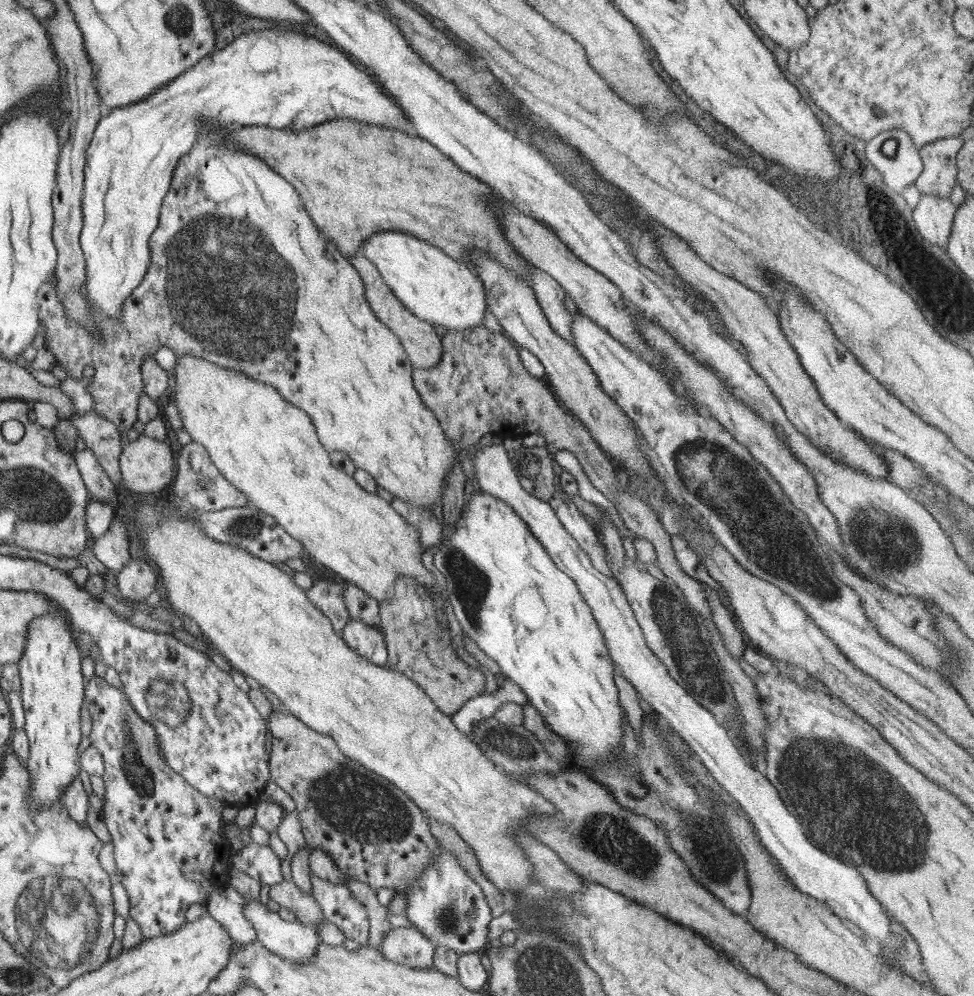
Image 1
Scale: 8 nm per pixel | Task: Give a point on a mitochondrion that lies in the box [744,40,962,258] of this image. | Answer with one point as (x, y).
(885, 213)

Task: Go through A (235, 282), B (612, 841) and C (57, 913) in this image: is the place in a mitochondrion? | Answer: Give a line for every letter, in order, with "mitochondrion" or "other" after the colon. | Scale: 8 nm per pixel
A: mitochondrion
B: mitochondrion
C: mitochondrion

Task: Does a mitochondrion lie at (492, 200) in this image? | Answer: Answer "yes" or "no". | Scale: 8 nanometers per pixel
no

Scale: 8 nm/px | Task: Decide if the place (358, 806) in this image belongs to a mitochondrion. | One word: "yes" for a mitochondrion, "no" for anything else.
yes

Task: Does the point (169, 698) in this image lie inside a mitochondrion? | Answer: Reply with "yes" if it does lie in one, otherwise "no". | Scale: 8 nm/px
yes

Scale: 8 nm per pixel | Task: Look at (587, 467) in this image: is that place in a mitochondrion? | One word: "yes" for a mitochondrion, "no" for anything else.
no

